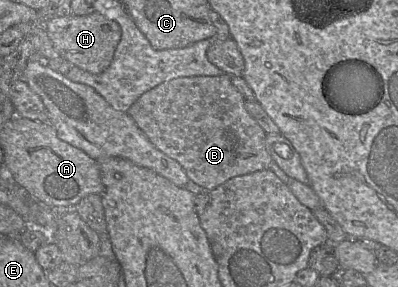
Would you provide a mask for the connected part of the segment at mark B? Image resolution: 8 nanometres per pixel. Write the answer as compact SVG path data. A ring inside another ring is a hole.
M222 74L220 76L178 77L171 79L170 81L163 82L142 94L126 112L134 119L138 127L145 133L154 146L177 160L185 170L188 178L202 186L205 190L211 191L235 176L269 169L272 163L275 163L266 148L265 131L246 110L245 98L233 85L231 76L227 74Z

